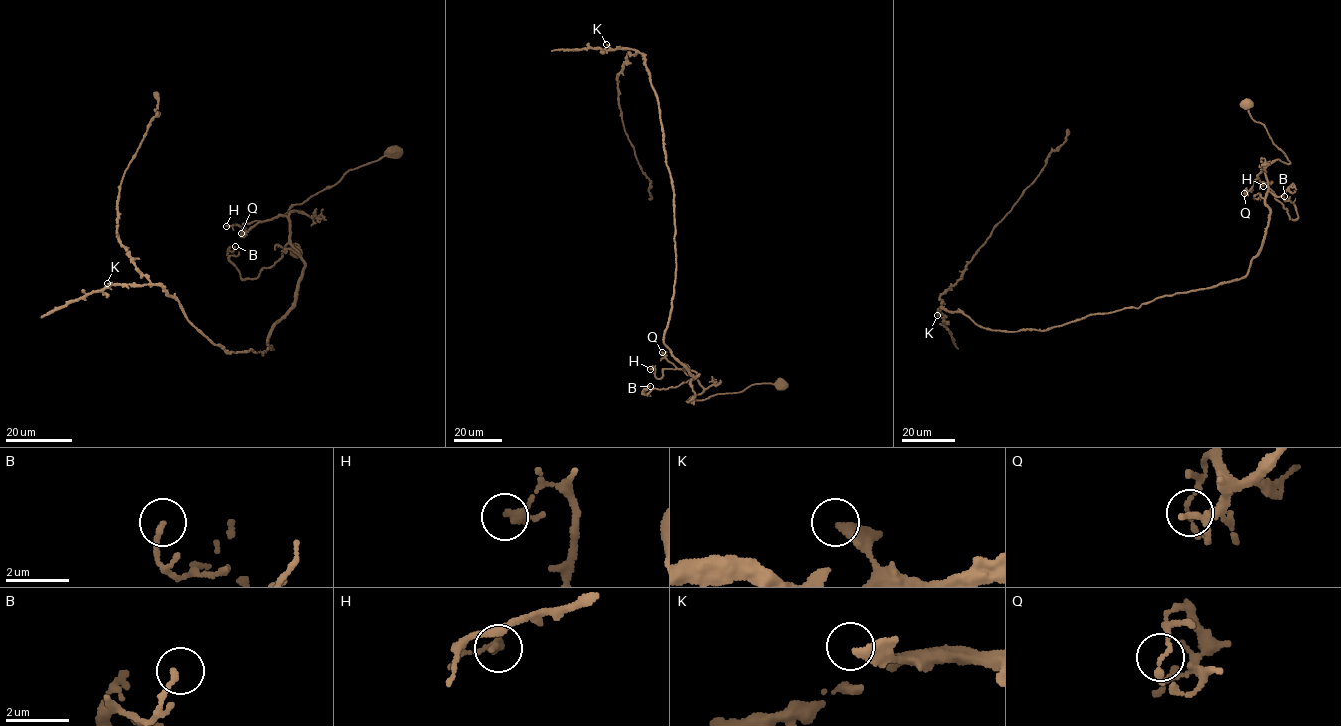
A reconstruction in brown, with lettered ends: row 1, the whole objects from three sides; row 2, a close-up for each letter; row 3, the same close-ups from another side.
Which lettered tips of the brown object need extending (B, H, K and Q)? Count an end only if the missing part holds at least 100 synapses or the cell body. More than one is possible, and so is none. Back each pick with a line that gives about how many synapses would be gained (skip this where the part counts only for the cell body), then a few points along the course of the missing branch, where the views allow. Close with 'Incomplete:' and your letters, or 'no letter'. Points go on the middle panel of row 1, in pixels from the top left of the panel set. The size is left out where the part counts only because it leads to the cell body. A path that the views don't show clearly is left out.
Incomplete: no letter

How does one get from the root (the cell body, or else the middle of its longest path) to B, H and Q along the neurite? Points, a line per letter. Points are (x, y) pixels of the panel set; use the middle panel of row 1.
B: (780, 384), (758, 383), (738, 392), (689, 402), (703, 389), (695, 377), (643, 395), (642, 390), (650, 386)
H: (780, 384), (758, 383), (689, 402), (703, 389), (696, 378), (667, 368), (658, 379), (655, 368), (650, 369)
Q: (780, 384), (758, 383), (738, 392), (689, 402), (702, 392), (702, 386), (662, 352)

